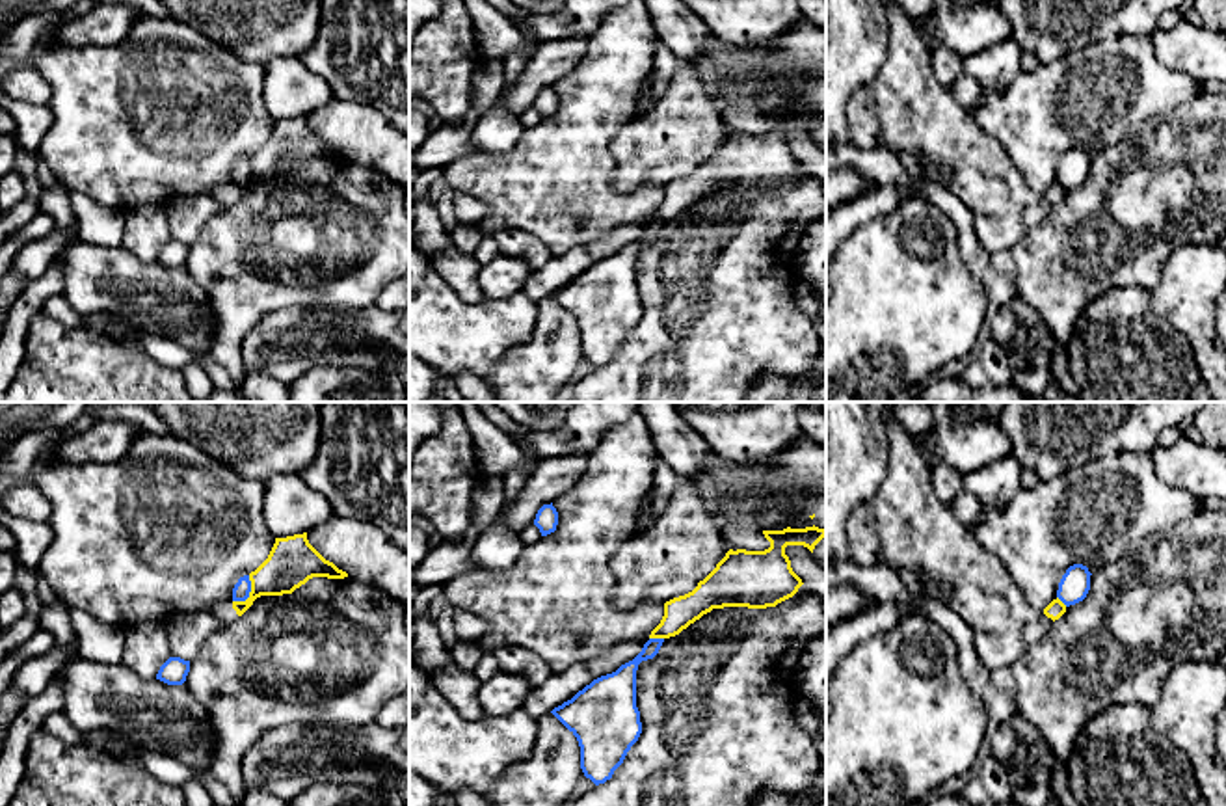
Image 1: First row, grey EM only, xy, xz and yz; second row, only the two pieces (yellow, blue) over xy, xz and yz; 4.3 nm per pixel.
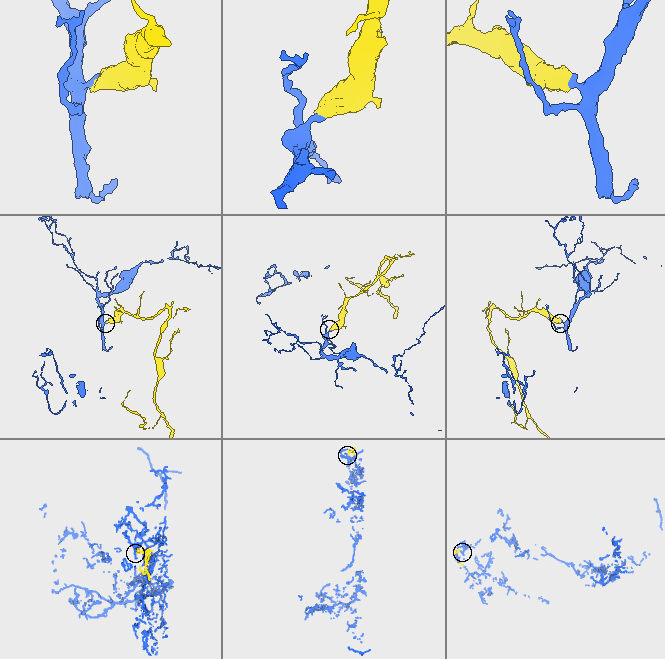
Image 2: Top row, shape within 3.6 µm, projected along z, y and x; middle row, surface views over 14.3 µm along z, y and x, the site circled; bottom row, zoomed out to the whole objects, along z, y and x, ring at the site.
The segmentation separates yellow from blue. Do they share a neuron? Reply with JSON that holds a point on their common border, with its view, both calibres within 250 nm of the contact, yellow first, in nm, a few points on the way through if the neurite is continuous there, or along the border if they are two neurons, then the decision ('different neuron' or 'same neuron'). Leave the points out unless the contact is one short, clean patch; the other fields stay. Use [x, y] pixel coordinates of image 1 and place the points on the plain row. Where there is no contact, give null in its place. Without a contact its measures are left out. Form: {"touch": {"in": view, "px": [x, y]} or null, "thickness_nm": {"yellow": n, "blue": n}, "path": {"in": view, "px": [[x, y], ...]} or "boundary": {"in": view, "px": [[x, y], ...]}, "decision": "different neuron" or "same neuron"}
{"touch": {"in": "xy", "px": [250, 177]}, "thickness_nm": {"yellow": 220, "blue": 80}, "boundary": {"in": "xy", "px": [[250, 159], [250, 177], [244, 183], [233, 185]]}, "decision": "different neuron"}

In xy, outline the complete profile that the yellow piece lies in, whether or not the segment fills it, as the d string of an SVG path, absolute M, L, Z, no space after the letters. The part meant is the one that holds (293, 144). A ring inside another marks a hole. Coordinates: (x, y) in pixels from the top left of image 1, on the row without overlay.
M307 115L275 121L268 141L249 156L249 181L220 186L208 195L223 207L236 205L257 181L292 177L313 160L344 162L348 156L320 138Z

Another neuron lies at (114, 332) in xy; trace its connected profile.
M108 324L108 326L100 326L97 331L102 333L104 337L110 337L110 339L125 344L127 348L130 348L134 352L143 352L141 341L125 328Z

